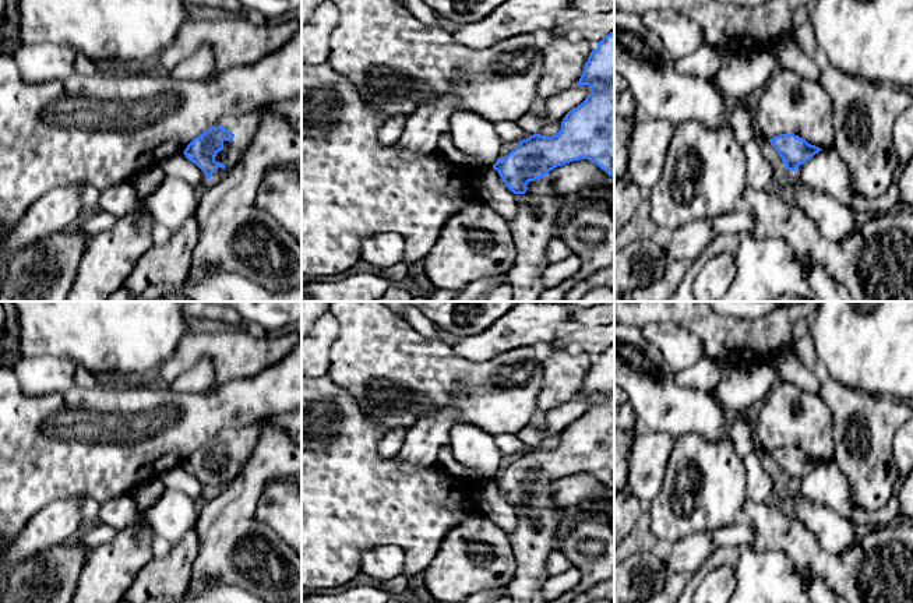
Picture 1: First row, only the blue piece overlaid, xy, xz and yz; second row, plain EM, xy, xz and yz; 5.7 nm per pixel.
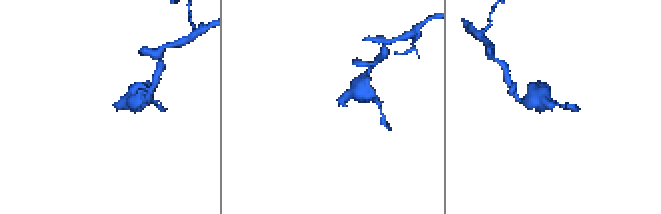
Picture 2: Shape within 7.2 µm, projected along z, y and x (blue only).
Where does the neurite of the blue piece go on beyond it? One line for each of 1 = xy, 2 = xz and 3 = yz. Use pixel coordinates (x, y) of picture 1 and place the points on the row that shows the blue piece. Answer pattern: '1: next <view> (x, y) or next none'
1: next xy (245, 127)
2: next xz (540, 212)
3: next none

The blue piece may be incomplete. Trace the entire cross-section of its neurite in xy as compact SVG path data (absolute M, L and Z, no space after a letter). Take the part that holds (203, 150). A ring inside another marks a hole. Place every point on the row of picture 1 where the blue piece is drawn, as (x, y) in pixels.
M257 110L242 116L223 116L195 137L183 154L209 180L221 179L248 149L258 123L260 114Z

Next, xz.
M614 31L599 40L597 49L591 52L577 85L589 85L591 94L565 114L556 135L533 134L493 165L515 194L518 207L515 218L508 223L517 247L515 261L507 272L508 283L514 289L511 302L540 299L546 289L542 282L542 274L547 267L546 247L551 239L558 237L558 230L570 215L564 208L564 197L551 187L549 172L574 161L588 159L614 177Z

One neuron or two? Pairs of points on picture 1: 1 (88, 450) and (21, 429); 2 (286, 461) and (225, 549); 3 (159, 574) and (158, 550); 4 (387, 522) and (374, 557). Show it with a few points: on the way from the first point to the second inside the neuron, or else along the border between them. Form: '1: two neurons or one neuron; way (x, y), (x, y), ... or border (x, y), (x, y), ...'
1: one neuron; way (71, 445), (38, 445)
2: one neuron; way (261, 475), (239, 497), (228, 515), (228, 524)
3: two neurons; border (172, 545), (164, 556), (154, 559)
4: two neurons; border (404, 549), (373, 545), (362, 553), (360, 570)

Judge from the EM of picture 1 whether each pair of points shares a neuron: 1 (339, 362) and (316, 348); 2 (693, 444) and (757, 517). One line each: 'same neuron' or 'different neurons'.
1: different neurons
2: different neurons

